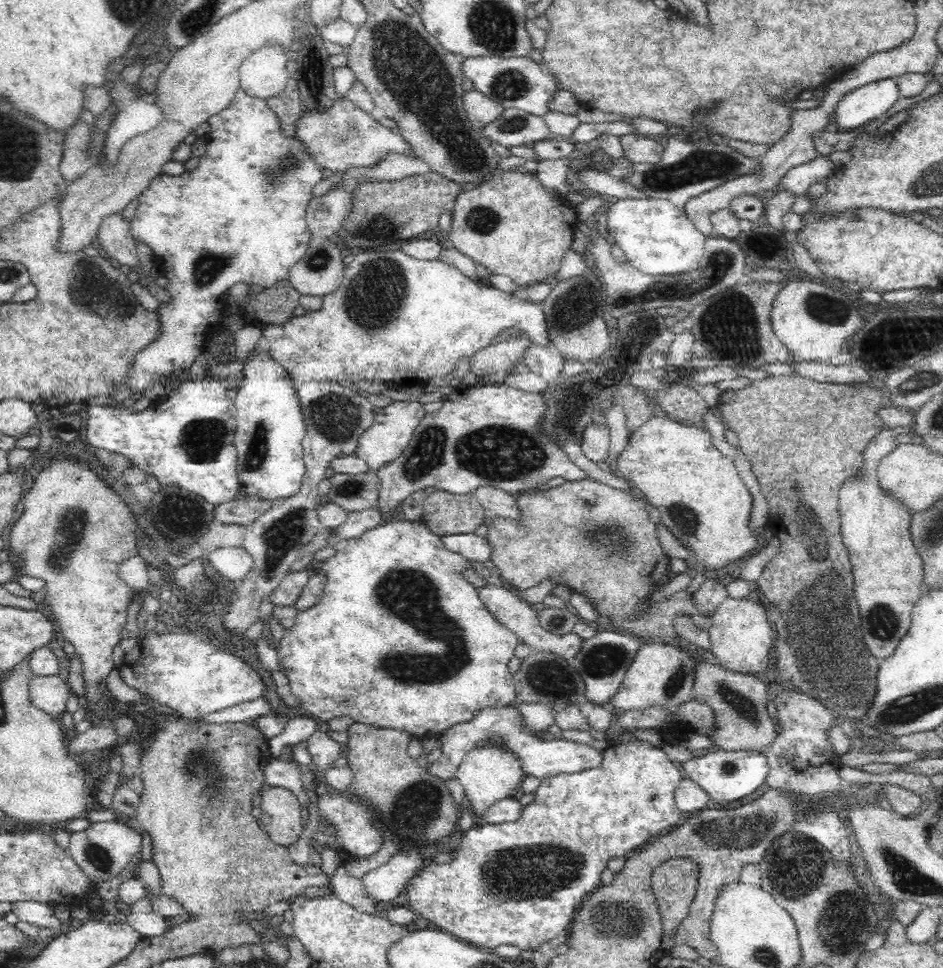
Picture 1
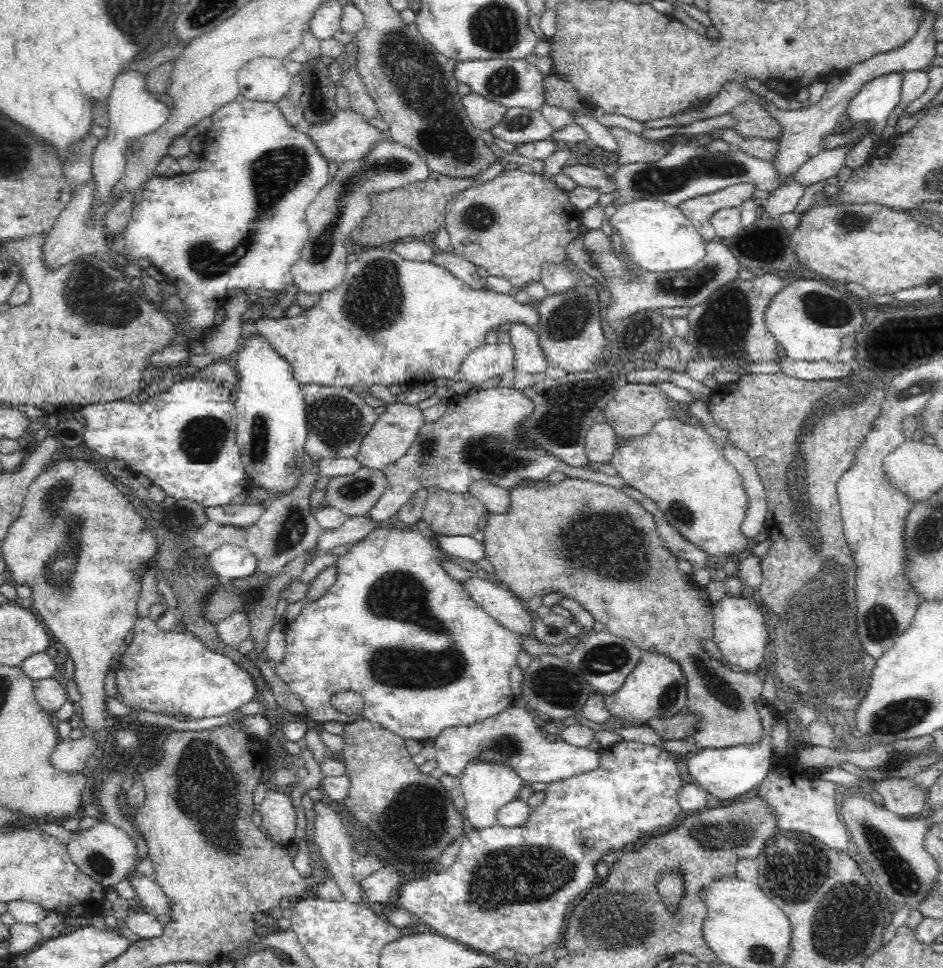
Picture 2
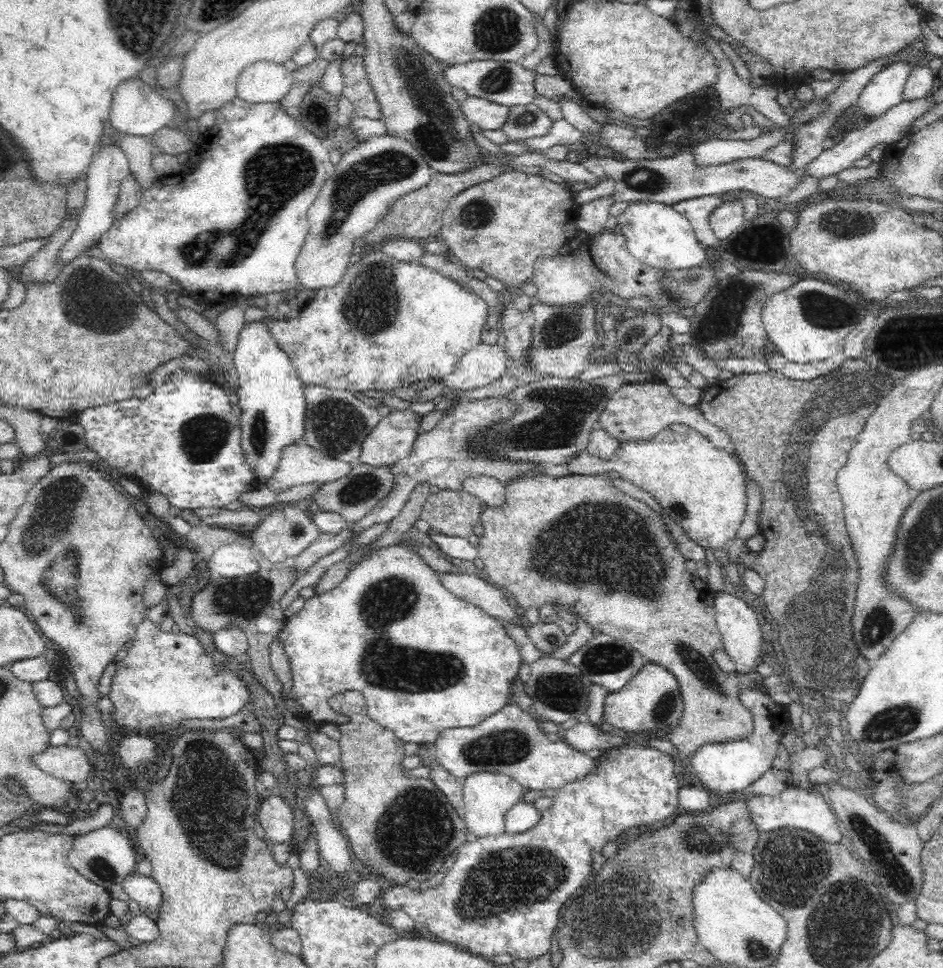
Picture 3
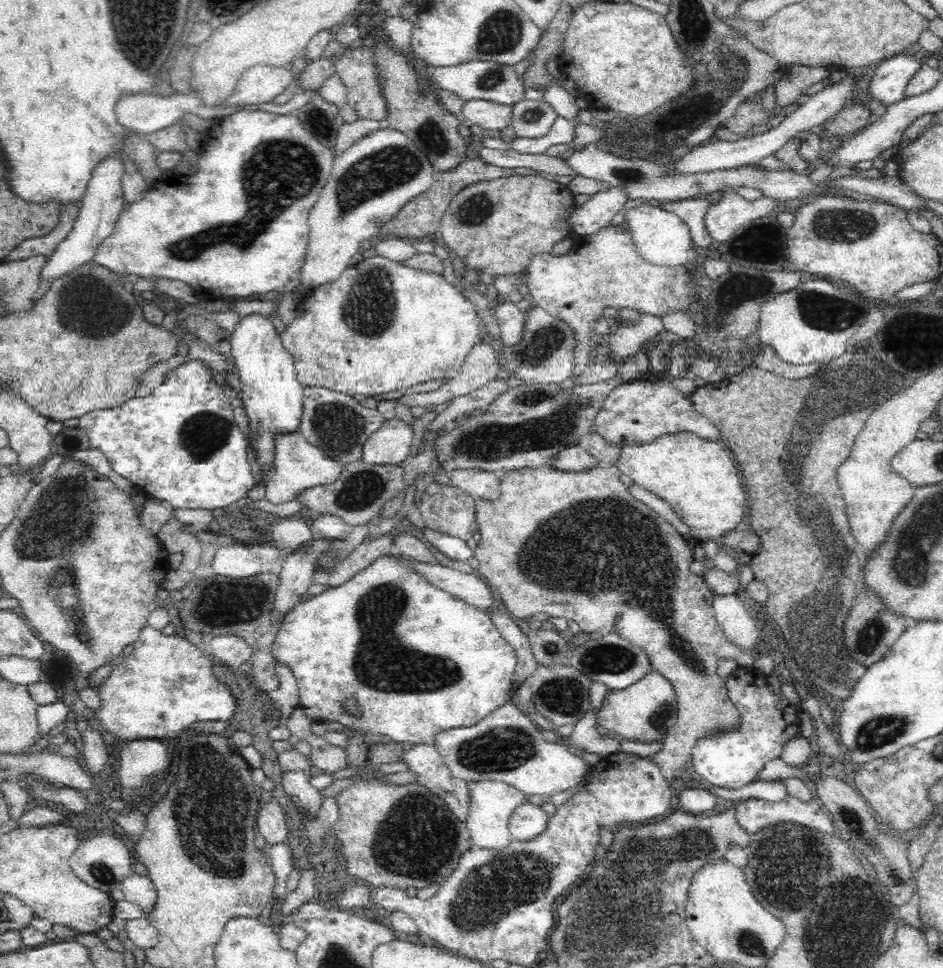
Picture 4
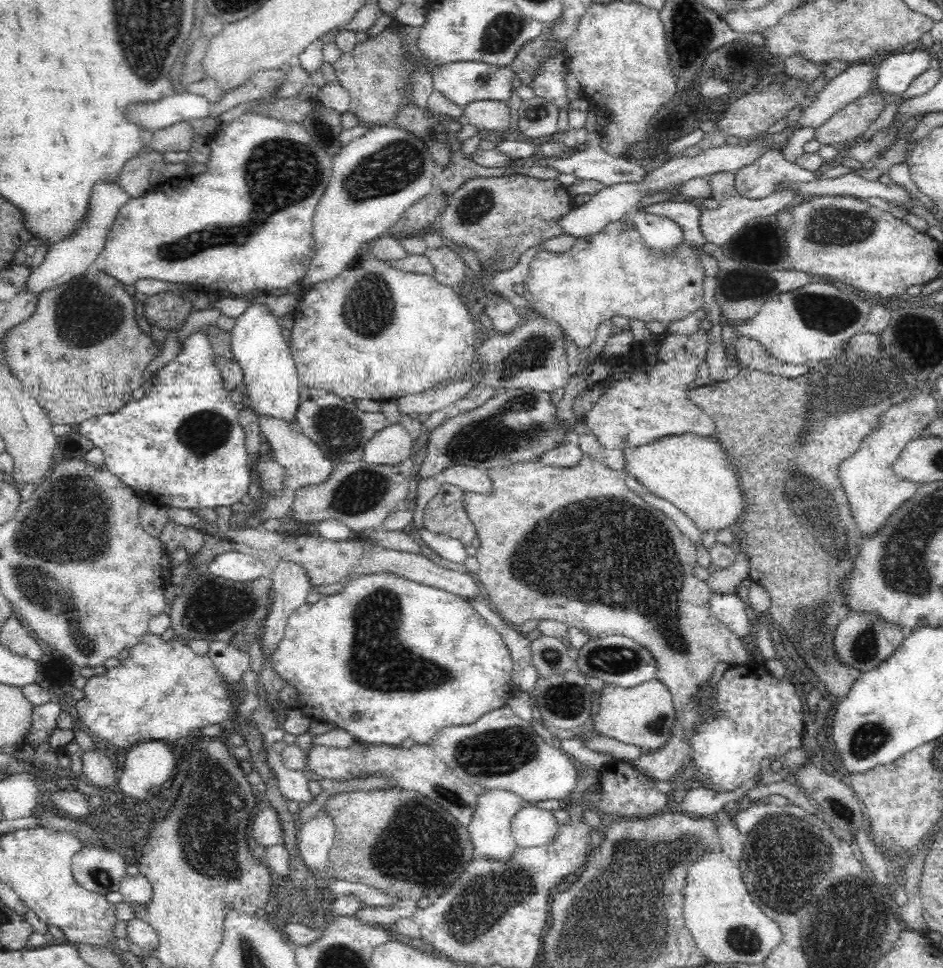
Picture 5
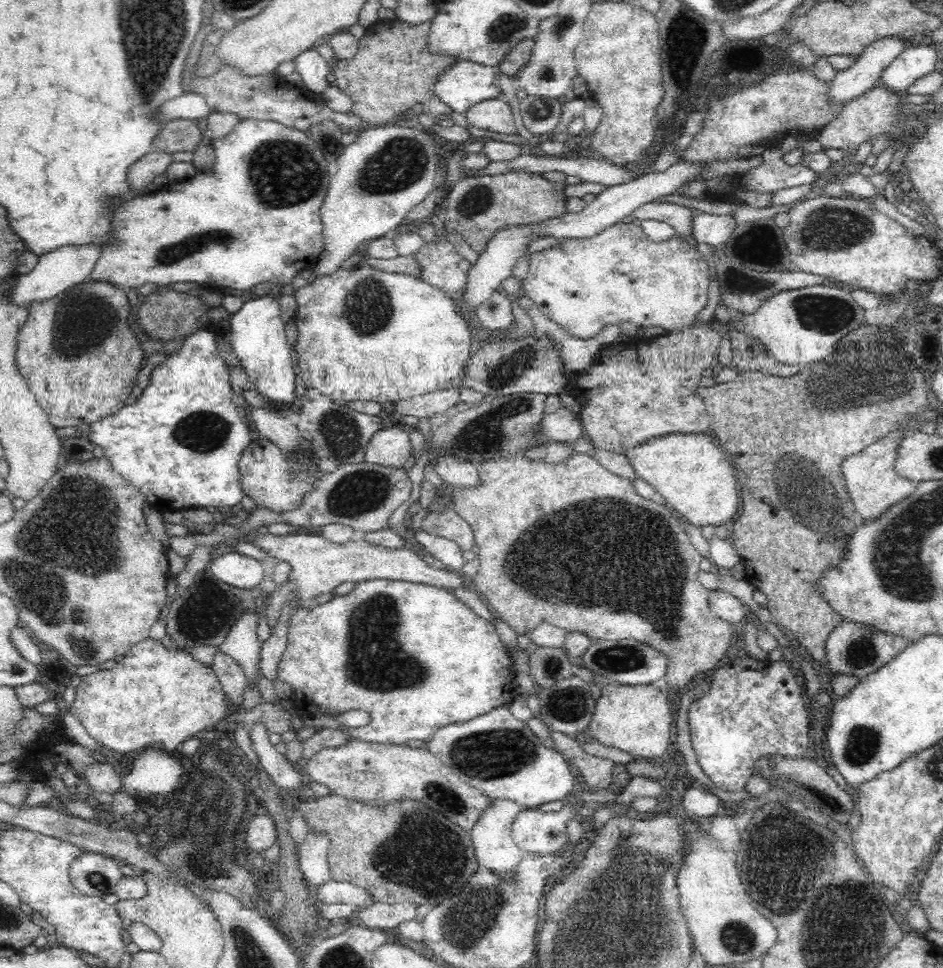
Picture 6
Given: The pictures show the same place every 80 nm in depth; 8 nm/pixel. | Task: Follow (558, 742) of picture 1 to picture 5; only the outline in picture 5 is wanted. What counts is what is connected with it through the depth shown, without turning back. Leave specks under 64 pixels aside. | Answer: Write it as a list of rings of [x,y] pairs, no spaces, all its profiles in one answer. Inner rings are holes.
[[[508,705],[488,712],[475,724],[450,726],[439,730],[430,746],[436,755],[452,769],[452,772],[464,782],[478,789],[490,787],[490,789],[514,791],[526,804],[548,799],[563,800],[577,785],[578,768],[569,755],[560,748],[552,748],[534,731],[530,722],[516,716],[514,710]]]

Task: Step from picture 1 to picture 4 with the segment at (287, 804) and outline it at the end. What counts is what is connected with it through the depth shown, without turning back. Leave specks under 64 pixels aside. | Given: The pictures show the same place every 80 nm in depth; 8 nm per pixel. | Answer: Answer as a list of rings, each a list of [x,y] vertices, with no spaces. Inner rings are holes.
[[[276,799],[264,804],[258,810],[258,832],[268,846],[284,842],[288,838],[288,820],[282,805]]]

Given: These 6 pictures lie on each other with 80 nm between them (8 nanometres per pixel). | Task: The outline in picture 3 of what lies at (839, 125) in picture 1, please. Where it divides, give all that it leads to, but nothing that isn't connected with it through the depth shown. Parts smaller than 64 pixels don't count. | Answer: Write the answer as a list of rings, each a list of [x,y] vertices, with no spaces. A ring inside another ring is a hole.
[[[890,64],[870,79],[853,106],[854,113],[864,118],[880,118],[903,101],[903,88],[912,66]]]

